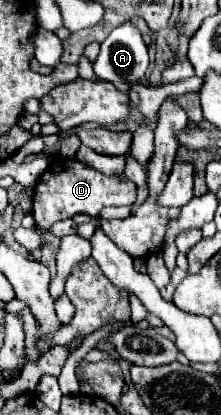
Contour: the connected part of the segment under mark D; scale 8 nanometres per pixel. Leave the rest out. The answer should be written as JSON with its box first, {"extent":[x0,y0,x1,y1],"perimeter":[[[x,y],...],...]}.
{"extent":[33,159,137,231],"perimeter":[[[53,159],[47,171],[41,175],[33,189],[33,219],[35,225],[43,231],[49,231],[55,221],[73,217],[77,213],[89,213],[97,217],[105,207],[117,205],[133,205],[137,195],[137,187],[131,181],[121,181],[117,177],[109,177],[99,173],[97,169],[77,161],[77,159]]]}

